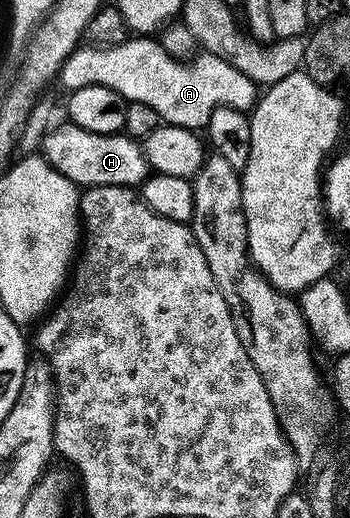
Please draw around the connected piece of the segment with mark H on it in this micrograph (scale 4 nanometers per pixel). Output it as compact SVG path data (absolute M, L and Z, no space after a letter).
M62 121L59 127L54 127L47 135L45 132L41 136L40 153L50 162L52 169L56 169L56 173L64 173L68 181L77 183L82 189L100 185L134 189L145 183L151 174L139 140L131 139L125 133L88 133L88 129L80 129L80 125L69 121Z

